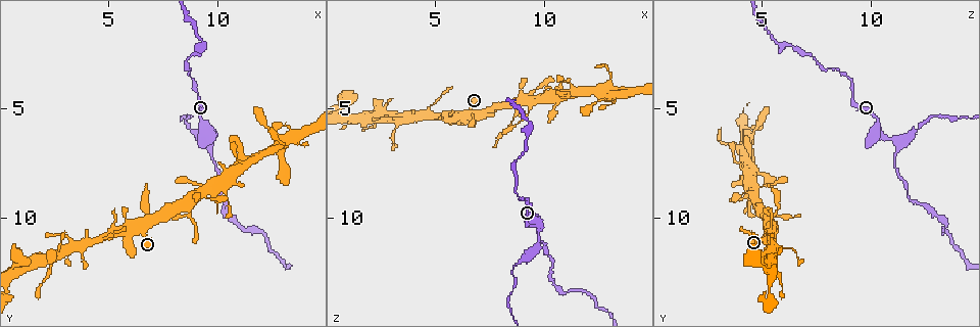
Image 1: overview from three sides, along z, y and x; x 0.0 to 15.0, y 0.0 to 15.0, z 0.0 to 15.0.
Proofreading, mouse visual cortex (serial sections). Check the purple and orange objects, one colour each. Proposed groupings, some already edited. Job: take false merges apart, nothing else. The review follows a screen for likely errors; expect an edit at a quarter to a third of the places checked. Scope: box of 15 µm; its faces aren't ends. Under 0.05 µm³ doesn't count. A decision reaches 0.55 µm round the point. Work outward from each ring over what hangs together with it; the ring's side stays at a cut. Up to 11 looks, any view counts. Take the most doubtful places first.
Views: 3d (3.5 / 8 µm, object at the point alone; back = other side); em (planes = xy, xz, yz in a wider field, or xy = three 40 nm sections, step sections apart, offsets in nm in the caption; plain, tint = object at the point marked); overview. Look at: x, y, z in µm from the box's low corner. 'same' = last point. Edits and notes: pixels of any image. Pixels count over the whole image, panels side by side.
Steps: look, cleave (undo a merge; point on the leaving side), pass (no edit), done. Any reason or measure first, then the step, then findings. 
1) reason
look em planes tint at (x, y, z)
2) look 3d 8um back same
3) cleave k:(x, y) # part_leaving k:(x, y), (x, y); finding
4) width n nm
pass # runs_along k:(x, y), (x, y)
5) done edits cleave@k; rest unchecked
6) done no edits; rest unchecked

abrupt turn
look 3d 3.5um at (9.7, 6.5, 11.1)

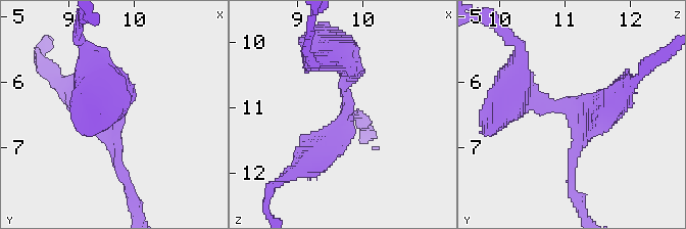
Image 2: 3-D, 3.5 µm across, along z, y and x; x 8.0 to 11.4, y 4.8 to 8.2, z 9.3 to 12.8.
arms 3; arm_widths 200, 350, 450 nm
look em xy step 5 tint at (9.75, 6.45, 11.10)

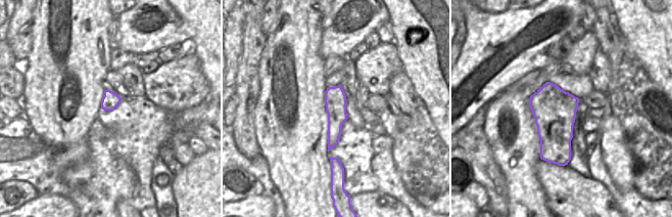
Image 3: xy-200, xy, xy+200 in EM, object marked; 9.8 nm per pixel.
pass # runs_along 2:(511, 89), (582, 124), (572, 174); one cell here

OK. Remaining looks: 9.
sharp bend
look 3d 3.5um at (6.5, 10.4, 5.3)

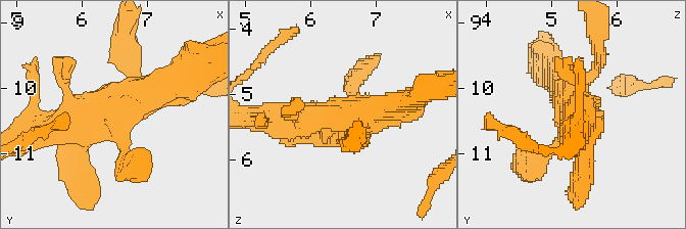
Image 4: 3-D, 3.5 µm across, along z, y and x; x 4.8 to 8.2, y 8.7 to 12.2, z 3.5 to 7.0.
shape alone is not enough
look em xy step 1 tint at (6.55, 10.35, 5.25)

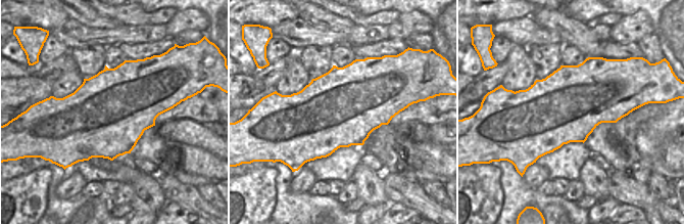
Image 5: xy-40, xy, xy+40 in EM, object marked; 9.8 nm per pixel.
cut it another way
look em xy step 3 tint same

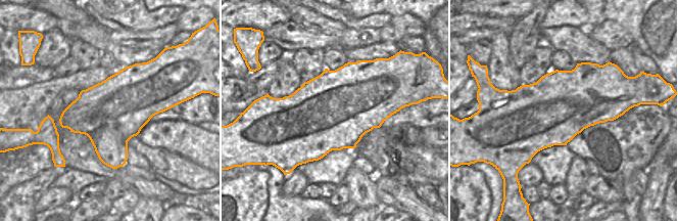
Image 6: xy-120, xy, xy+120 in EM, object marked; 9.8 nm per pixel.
pass # runs_along 4:(130, 164), (117, 113), (177, 82); continuous, no second cell

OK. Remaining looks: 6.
small branch off a trunk
look 3d 3.5um at (9.2, 8.8, 4.6)

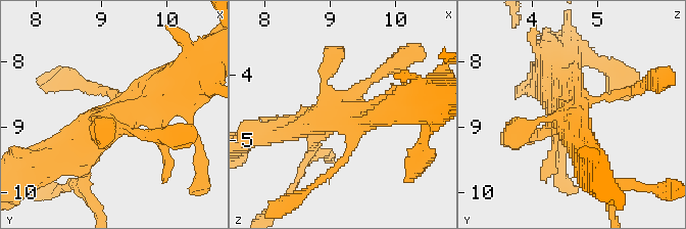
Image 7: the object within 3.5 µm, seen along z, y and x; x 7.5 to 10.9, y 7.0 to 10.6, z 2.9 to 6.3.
now the EM
look em planes tint at (9.20, 8.85, 4.55)

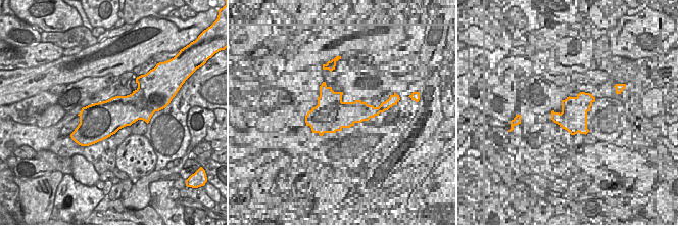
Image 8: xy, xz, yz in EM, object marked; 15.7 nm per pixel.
pass # runs_along 7:(60, 155), (173, 83); one cell here

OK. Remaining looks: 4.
arms part here
look 3d 8um back at (11.1, 7.5, 4.2)

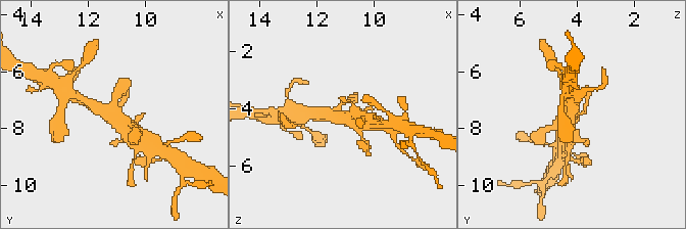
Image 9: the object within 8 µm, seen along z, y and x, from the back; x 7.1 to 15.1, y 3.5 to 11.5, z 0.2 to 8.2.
zoom in
look 3d 3.5um at (11.1, 7.7, 4.3)

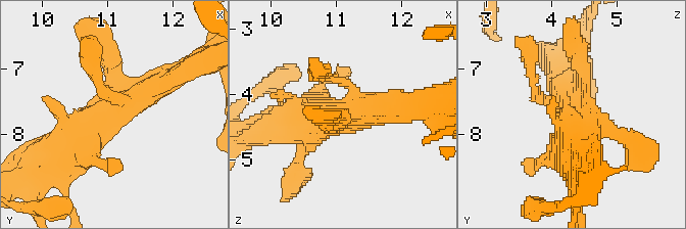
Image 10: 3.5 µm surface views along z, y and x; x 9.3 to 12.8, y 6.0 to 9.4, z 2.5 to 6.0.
look em planes tint at (11.20, 7.65, 4.30)

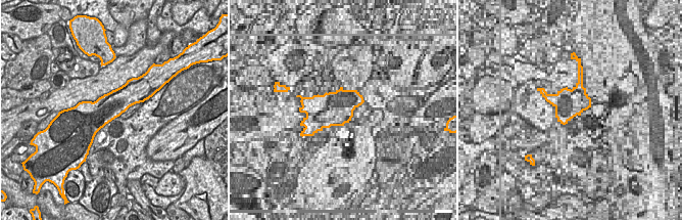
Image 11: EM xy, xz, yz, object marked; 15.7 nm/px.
pass # one cell here

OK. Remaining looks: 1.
done no edits; rest unchecked

